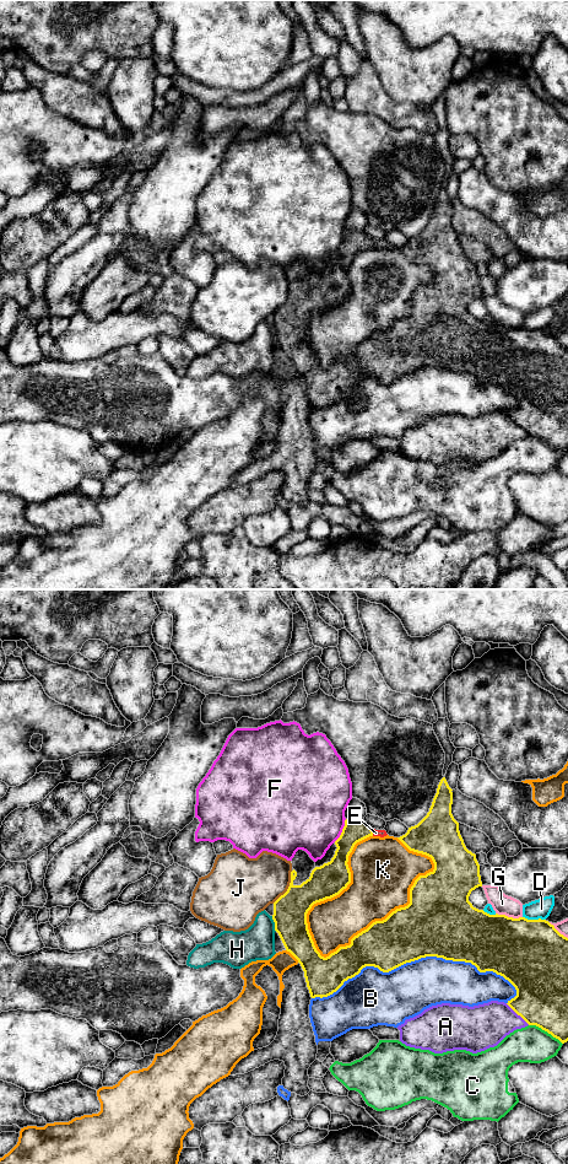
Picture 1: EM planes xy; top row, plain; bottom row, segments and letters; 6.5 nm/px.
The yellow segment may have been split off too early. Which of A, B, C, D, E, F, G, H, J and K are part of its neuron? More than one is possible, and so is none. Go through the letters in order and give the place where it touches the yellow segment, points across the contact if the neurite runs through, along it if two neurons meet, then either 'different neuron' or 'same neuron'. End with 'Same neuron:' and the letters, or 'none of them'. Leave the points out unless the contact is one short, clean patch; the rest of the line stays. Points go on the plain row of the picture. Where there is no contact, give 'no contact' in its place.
A: meets yellow in xy at (518, 425); different neuron
B: meets yellow in xy at (414, 371); different neuron
C: meets yellow in xy at (546, 441); different neuron
D: meets yellow in xy at (534, 330); different neuron
E: meets yellow in xy at (372, 243); runs through xy (353, 242), (372, 243), (376, 243); same neuron
F: meets yellow in xy at (342, 241); different neuron
G: meets yellow in xy at (509, 328); different neuron
H: meets yellow in xy at (275, 334); different neuron
J: meets yellow in xy at (288, 298); different neuron
K: meets yellow in xy at (389, 325); different neuron
Same neuron: E

